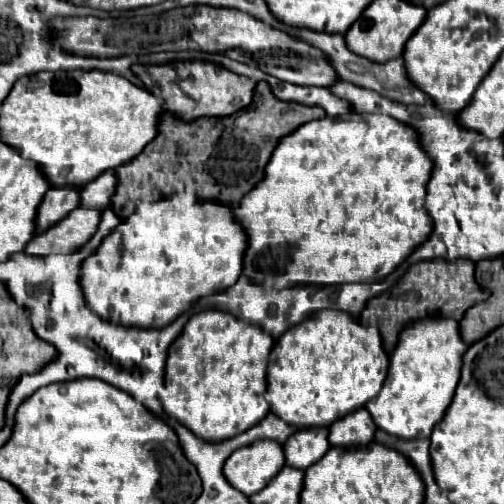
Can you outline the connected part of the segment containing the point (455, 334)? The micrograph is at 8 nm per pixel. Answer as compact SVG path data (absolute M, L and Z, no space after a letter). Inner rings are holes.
M425 318L425 320L417 320L411 322L399 336L397 348L391 354L391 364L389 364L389 376L383 384L383 388L379 390L379 394L367 402L367 410L371 412L375 424L399 438L429 438L429 434L433 432L433 426L437 426L437 422L441 422L445 410L449 408L457 382L461 378L461 356L465 354L465 348L469 348L469 344L465 344L465 340L461 338L459 332L459 322L453 318Z

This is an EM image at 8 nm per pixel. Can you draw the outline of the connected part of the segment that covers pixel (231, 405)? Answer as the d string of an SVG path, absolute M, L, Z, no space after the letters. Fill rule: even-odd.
M205 310L193 314L187 322L183 334L171 344L167 368L165 368L165 388L161 392L161 404L169 416L185 424L195 436L203 440L227 440L247 428L255 426L269 414L269 402L265 398L267 390L267 366L269 354L273 350L273 336L261 326L235 318L223 310Z

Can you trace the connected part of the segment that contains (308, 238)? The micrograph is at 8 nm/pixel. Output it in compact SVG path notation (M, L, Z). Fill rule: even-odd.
M343 114L337 118L323 118L307 122L305 126L297 128L293 134L281 138L279 146L275 148L267 168L265 178L245 196L235 208L239 222L245 226L249 236L249 248L245 252L245 270L243 274L251 278L255 284L263 284L263 270L265 270L265 288L289 288L295 284L343 284L343 282L379 282L387 274L391 274L429 234L433 232L433 220L425 210L425 196L427 196L427 182L433 170L433 158L421 148L419 134L411 126L385 116L385 114Z

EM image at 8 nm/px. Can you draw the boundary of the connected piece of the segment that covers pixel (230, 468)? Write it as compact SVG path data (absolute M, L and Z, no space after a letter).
M257 440L251 446L235 450L229 460L225 462L225 476L237 490L251 496L259 492L271 478L279 474L279 470L285 466L285 454L281 454L281 444L275 440Z

